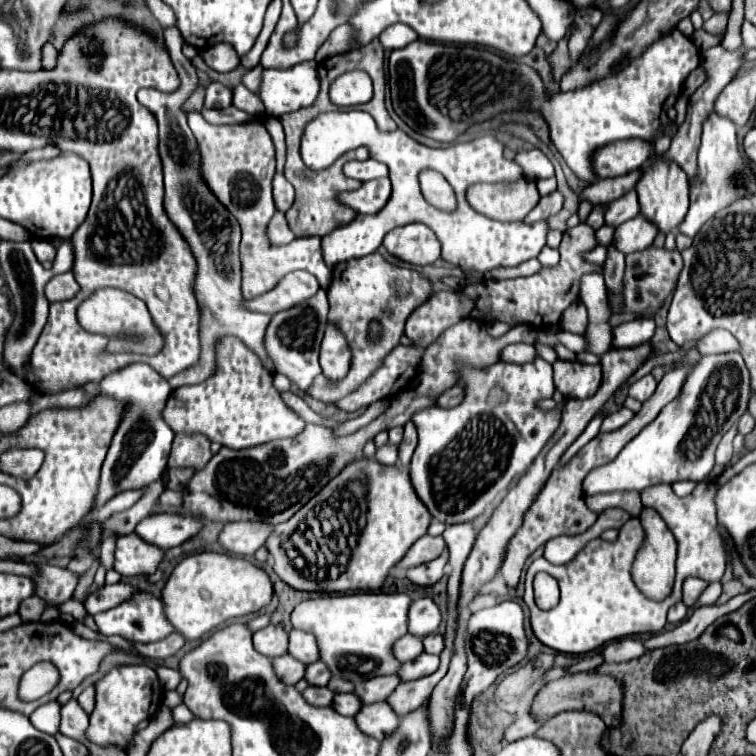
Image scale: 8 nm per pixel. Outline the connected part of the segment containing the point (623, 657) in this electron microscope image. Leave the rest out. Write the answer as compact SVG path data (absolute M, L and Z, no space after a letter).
M621 638L615 642L609 642L603 648L605 662L629 662L635 658L641 658L647 652L643 640L637 638Z

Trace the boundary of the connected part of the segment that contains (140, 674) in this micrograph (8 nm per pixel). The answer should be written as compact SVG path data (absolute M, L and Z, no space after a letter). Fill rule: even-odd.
M123 664L111 668L95 684L95 710L91 712L91 724L87 730L89 740L95 744L117 744L125 748L129 738L135 734L135 726L141 720L151 718L163 700L163 686L153 668L145 664Z

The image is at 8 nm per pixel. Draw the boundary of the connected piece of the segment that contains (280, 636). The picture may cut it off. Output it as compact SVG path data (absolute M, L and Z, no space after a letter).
M269 624L263 630L253 634L253 646L257 652L269 658L277 658L281 654L287 654L287 644L289 644L289 634L283 626L279 624Z

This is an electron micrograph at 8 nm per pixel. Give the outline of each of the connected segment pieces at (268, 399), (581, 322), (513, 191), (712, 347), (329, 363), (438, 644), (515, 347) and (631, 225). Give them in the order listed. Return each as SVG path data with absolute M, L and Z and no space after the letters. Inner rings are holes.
M223 338L217 344L217 354L219 364L215 376L199 386L171 392L165 408L165 420L173 432L199 432L211 442L219 442L221 446L233 450L243 450L257 444L267 444L269 440L293 438L305 430L305 420L285 406L279 392L271 384L273 376L259 366L259 358L245 344L237 338ZM251 414L257 420L251 420Z
M577 302L573 306L569 306L563 316L561 316L561 328L573 334L583 334L587 328L587 310L585 304Z
M522 178L514 183L474 184L478 188L467 189L470 206L487 216L503 222L525 218L539 202L536 182Z
M713 330L707 336L703 336L697 344L697 350L701 354L725 354L725 352L739 352L739 344L737 340L733 340L733 336L725 330Z
M333 322L327 324L319 362L321 362L323 374L331 380L341 380L349 372L349 364L351 364L349 344L345 340L345 334L337 330L337 324Z
M429 634L423 638L423 646L425 646L425 652L429 654L441 654L443 648L445 648L445 638L443 634Z
M511 344L505 346L505 350L501 350L501 362L507 364L525 364L525 362L533 362L537 350L531 344Z
M635 216L623 222L621 226L617 226L611 244L627 256L629 252L641 252L649 248L655 236L657 236L657 228L653 228L653 224L649 224L645 218Z

